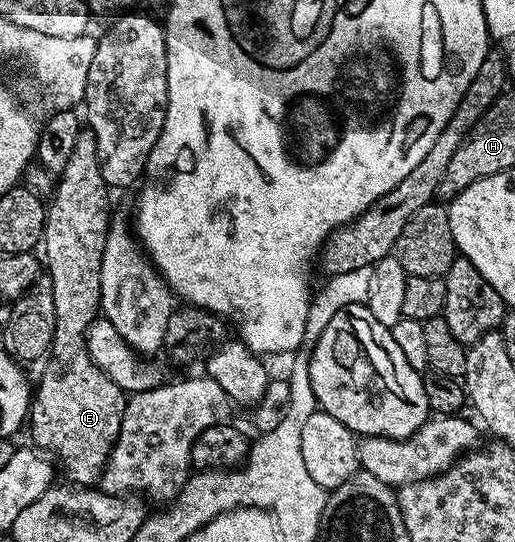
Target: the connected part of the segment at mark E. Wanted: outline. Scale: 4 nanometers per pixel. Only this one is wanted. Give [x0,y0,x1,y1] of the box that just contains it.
[27,129,127,485]

